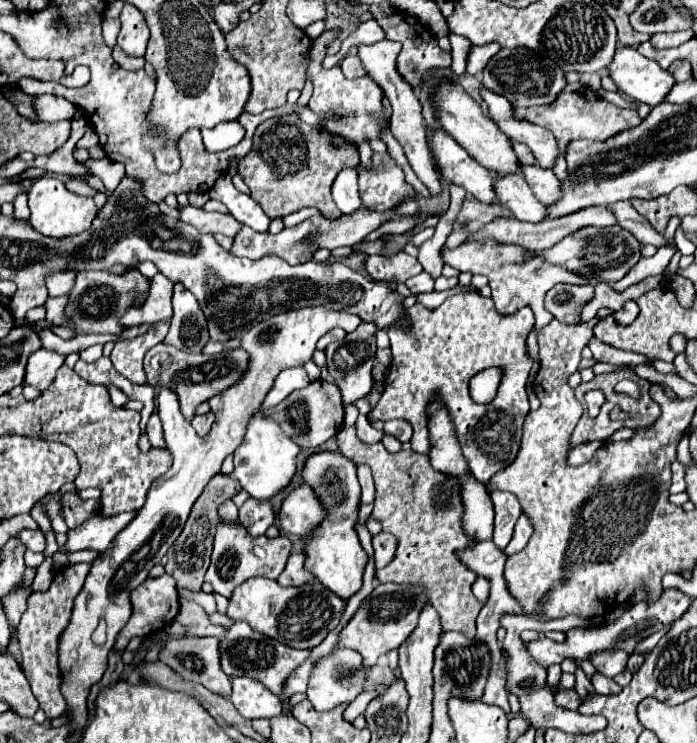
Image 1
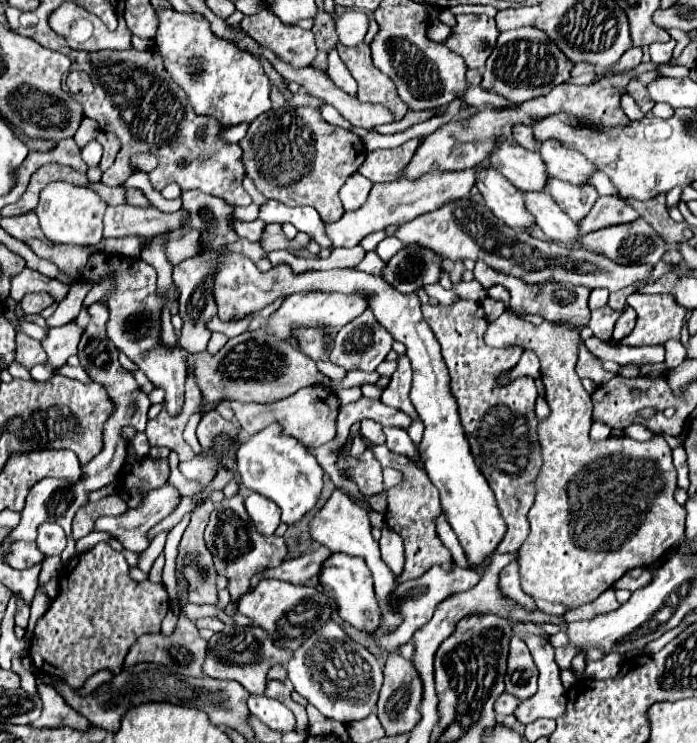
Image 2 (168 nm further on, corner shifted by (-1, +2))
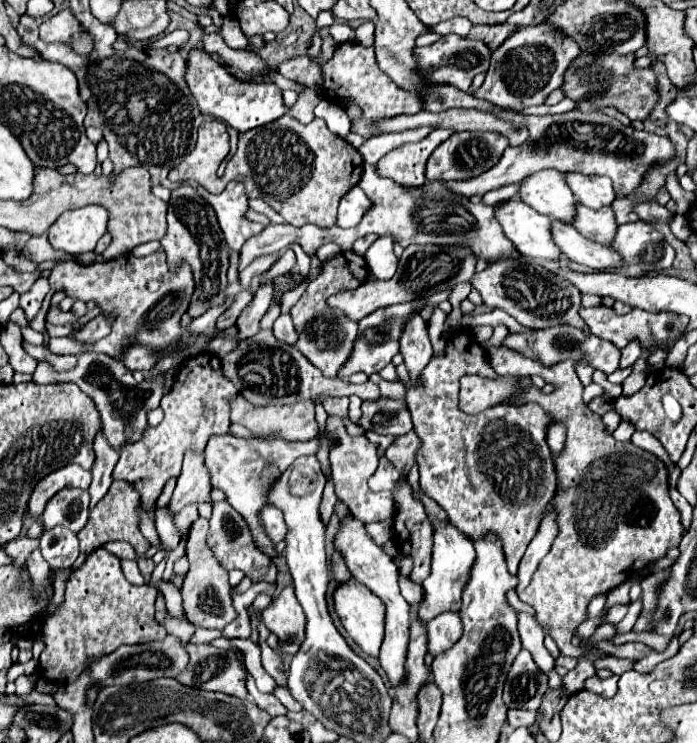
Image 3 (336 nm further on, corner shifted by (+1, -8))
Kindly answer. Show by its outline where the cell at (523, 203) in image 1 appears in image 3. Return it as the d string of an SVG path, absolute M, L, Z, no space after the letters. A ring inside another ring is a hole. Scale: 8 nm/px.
M553 222L553 240L561 252L583 266L593 270L617 270L623 266L623 258L611 246L599 246L589 238L583 238L573 226L563 222Z

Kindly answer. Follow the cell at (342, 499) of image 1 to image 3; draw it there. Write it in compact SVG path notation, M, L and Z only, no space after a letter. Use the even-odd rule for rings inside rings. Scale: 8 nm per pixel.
M349 580L335 592L335 610L347 634L361 646L361 650L369 656L379 656L385 620L381 598L371 594L367 586Z

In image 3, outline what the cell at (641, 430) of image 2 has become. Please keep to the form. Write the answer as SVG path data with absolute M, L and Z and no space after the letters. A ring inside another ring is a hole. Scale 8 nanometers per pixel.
M637 430L637 432L631 436L631 442L633 442L635 446L639 446L639 448L643 448L643 450L647 450L647 452L655 454L655 456L659 456L659 460L667 466L667 470L669 470L669 472L673 470L673 466L675 466L675 464L669 460L669 454L665 452L665 448L661 446L661 442L659 442L653 434Z

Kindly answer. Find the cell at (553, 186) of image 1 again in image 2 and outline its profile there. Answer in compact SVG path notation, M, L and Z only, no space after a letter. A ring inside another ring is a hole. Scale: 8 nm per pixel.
M549 178L545 184L545 190L553 196L557 206L571 220L581 220L591 210L595 200L599 198L595 188L589 184L585 188L573 188L573 184L565 184L557 178Z

